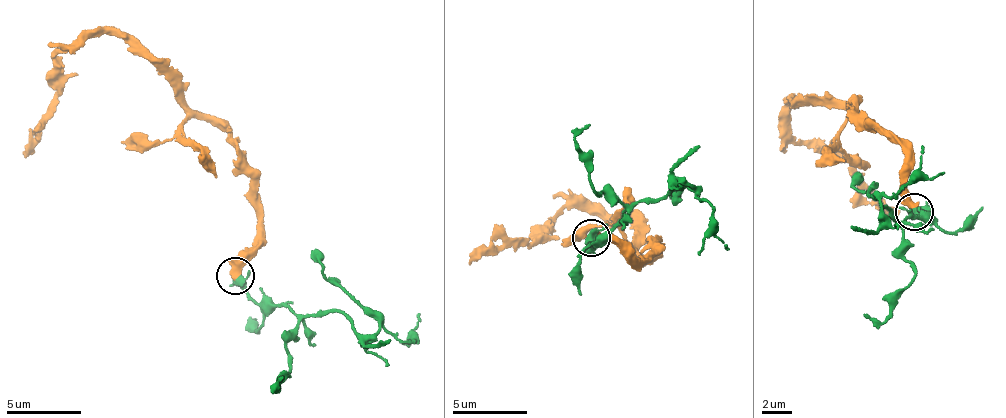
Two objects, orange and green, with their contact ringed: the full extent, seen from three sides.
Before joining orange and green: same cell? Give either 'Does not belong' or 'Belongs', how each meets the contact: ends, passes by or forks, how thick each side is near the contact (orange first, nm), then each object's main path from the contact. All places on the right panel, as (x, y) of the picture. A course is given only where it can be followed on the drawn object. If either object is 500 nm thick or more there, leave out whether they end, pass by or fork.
Does not belong. Thickness 600 nm (orange) against 480 nm. Course of orange: (913, 210), (904, 148), (861, 115), (859, 103), (788, 103), (799, 140), (836, 150), (860, 182), (901, 211). Course of green: (916, 209), (928, 217), (923, 211), (897, 220), (887, 207), (878, 218), (882, 200), (853, 187), (859, 171)

